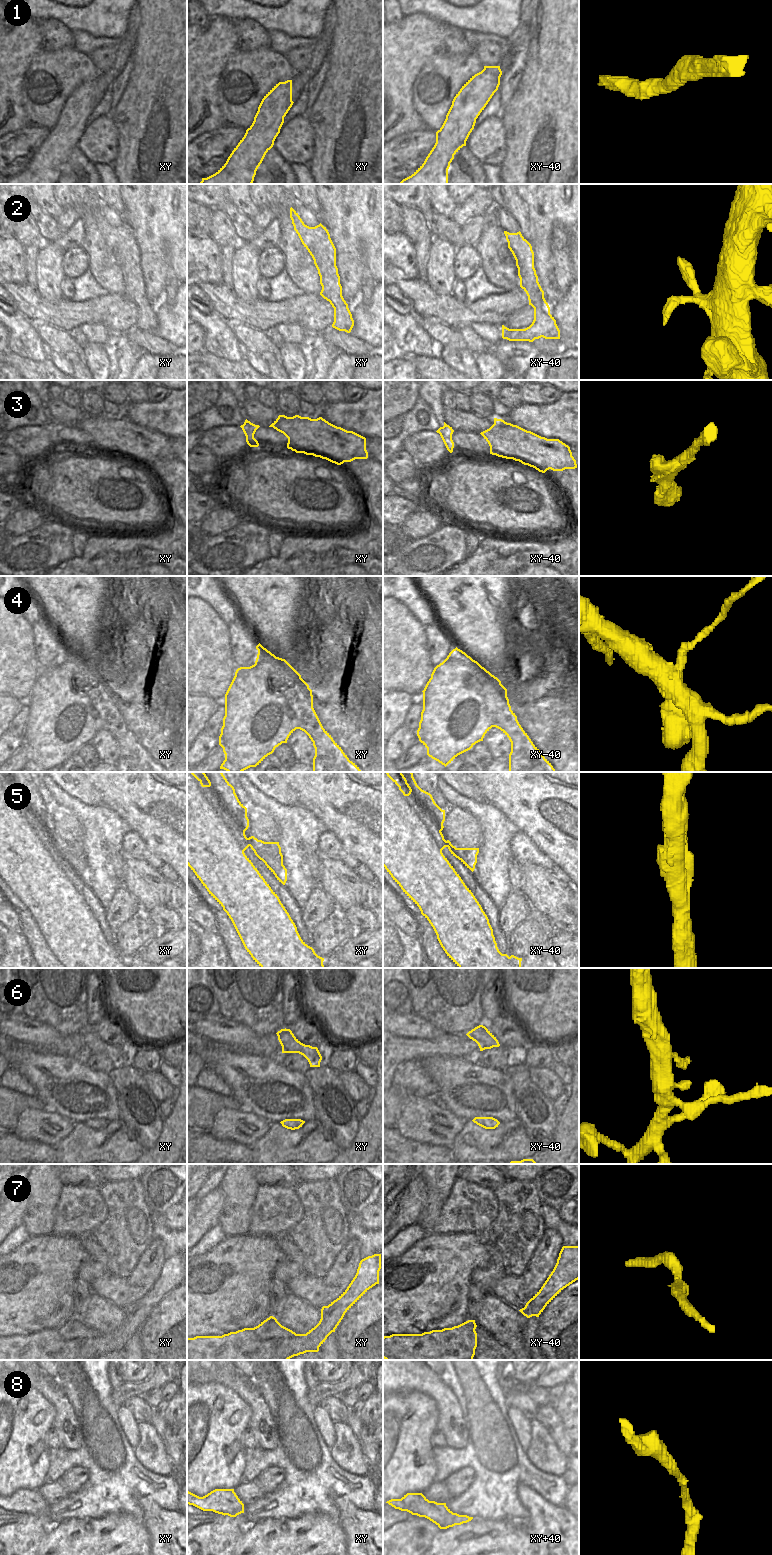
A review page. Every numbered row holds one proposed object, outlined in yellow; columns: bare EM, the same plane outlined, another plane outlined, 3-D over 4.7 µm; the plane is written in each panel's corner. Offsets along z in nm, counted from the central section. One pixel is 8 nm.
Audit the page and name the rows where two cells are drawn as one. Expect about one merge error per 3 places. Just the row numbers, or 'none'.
4

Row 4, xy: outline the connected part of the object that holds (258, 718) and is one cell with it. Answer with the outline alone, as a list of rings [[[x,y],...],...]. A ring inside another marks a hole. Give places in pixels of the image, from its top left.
[[[255,661],[250,667],[240,667],[225,694],[225,716],[219,736],[219,745],[223,748],[225,760],[220,766],[227,772],[243,772],[259,765],[276,747],[287,743],[289,736],[297,729],[297,718],[289,706],[290,693],[304,693],[309,685],[300,677],[294,687],[276,687],[271,680],[272,661]]]

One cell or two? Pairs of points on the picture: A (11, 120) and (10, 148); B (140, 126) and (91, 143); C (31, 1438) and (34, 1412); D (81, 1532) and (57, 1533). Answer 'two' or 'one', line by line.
A: two
B: two
C: one
D: one

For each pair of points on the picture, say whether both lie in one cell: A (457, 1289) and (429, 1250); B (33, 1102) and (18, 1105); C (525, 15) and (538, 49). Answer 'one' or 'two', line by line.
A: one
B: one
C: two

